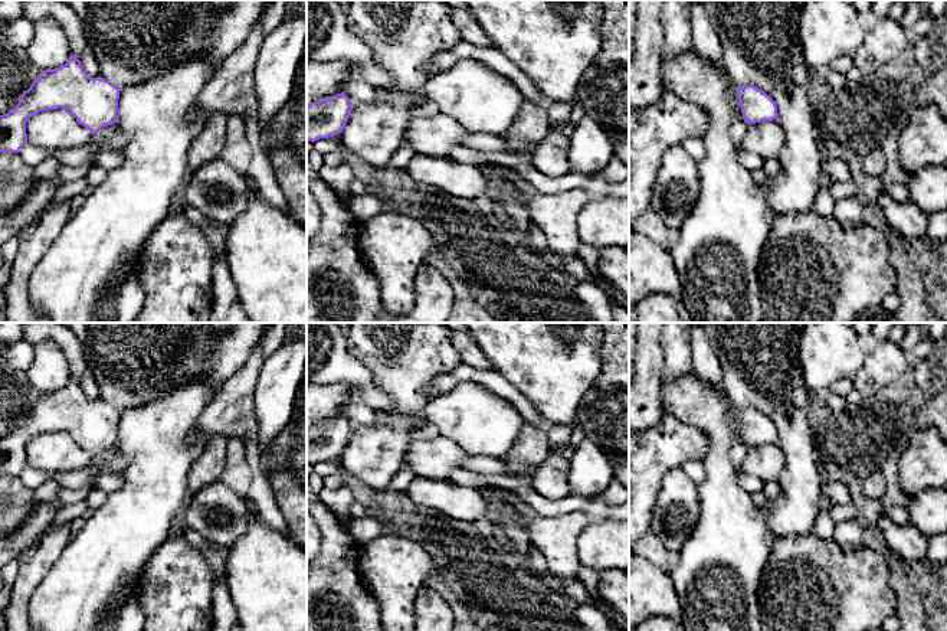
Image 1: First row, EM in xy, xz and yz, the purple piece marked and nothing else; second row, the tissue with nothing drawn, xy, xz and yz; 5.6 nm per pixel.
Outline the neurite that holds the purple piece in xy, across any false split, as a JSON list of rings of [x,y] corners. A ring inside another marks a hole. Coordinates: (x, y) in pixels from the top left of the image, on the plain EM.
[[[72,376],[68,385],[55,392],[40,393],[27,413],[19,419],[19,426],[7,437],[0,438],[0,475],[19,475],[27,465],[27,442],[46,432],[68,432],[76,444],[96,457],[101,451],[117,445],[119,411],[98,399],[91,400],[83,393],[81,383]]]

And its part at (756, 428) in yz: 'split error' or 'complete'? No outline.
complete

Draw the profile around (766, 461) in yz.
[[[779,442],[748,447],[741,470],[764,483],[779,480],[784,470],[784,452]]]

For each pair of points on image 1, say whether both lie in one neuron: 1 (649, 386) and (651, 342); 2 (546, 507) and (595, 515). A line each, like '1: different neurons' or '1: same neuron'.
1: same neuron
2: same neuron

